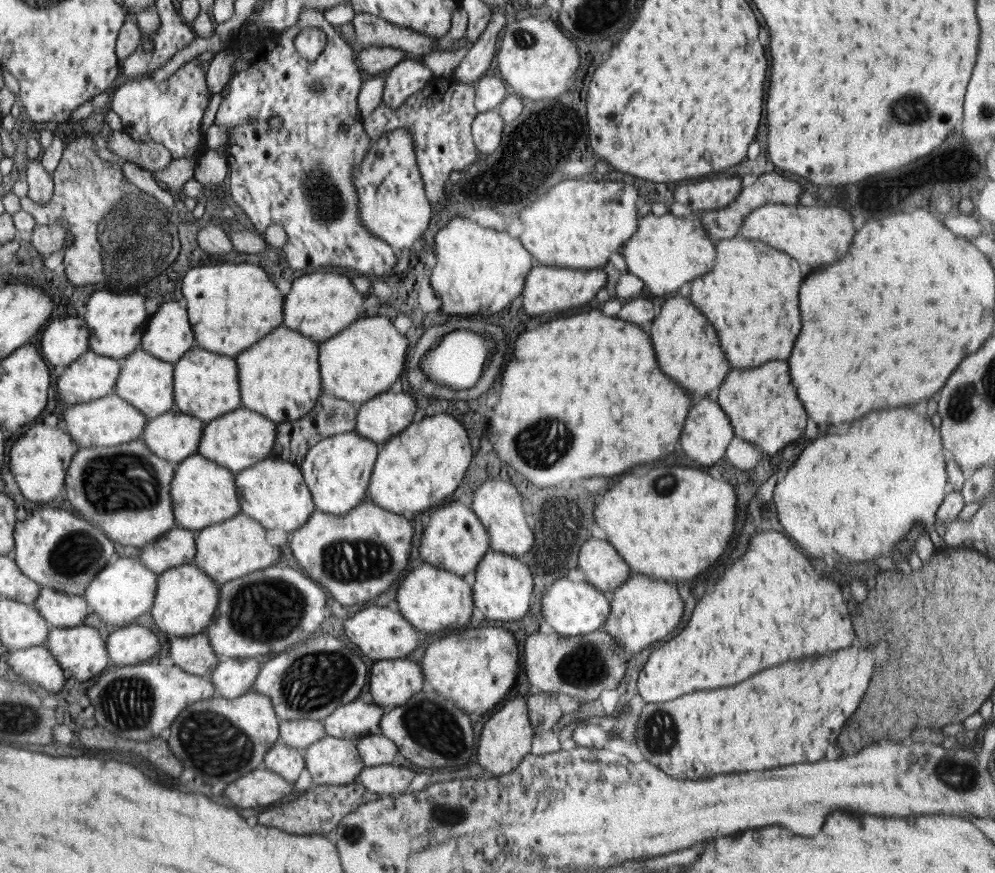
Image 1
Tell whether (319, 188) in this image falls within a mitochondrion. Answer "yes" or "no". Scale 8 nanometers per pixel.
yes

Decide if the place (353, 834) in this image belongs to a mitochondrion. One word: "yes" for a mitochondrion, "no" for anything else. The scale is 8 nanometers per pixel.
yes

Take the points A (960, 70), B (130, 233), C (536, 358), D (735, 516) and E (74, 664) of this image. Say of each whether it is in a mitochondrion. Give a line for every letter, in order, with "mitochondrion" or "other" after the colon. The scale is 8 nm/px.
A: other
B: mitochondrion
C: other
D: other
E: other

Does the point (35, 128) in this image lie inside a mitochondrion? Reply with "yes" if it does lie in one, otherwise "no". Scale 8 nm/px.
no

